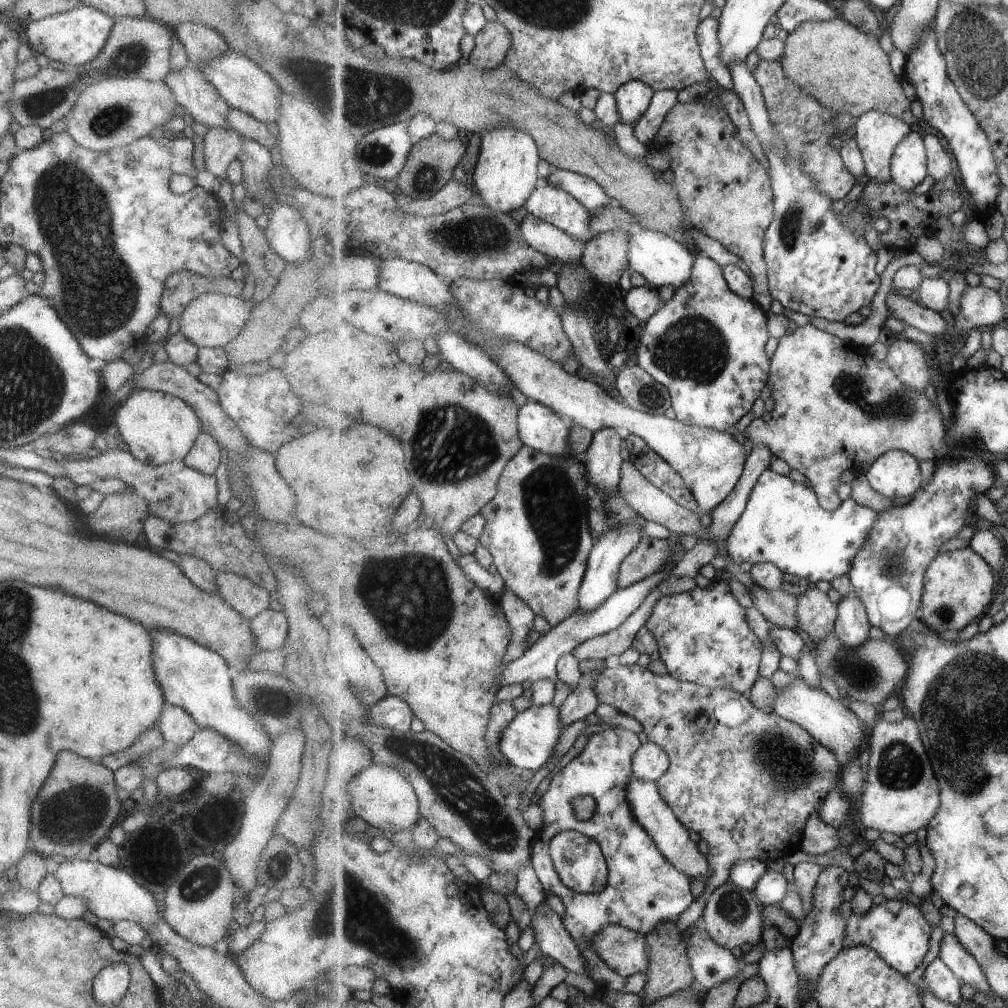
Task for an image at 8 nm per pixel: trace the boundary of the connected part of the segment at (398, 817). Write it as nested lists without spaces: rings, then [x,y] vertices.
[[[375,762],[361,771],[349,786],[352,809],[363,826],[373,826],[385,832],[403,833],[413,828],[422,816],[417,791],[407,777],[395,767]]]

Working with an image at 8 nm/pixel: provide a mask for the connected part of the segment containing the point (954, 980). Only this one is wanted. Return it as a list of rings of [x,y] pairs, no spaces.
[[[937,956],[926,967],[923,979],[928,982],[930,989],[941,999],[952,1002],[954,1005],[963,1000],[961,988],[962,980],[945,964],[945,961]]]

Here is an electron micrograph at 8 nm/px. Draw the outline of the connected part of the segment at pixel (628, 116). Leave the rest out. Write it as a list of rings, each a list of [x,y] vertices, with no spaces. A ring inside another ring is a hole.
[[[631,81],[614,94],[621,122],[638,122],[651,106],[655,90],[643,81]]]

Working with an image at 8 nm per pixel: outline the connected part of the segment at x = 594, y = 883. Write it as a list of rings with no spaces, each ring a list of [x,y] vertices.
[[[575,830],[559,832],[549,842],[555,872],[569,888],[578,893],[600,893],[607,888],[608,864],[602,848],[593,839]]]

